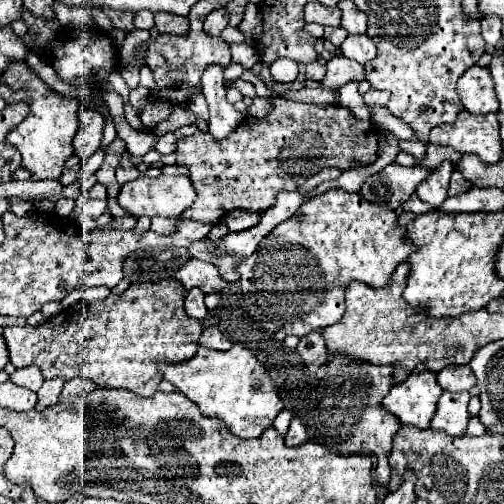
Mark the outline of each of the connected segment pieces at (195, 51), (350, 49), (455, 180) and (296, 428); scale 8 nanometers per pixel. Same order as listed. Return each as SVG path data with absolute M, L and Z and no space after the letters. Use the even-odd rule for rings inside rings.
M192 23L188 35L184 37L160 33L154 41L148 41L148 49L146 49L146 65L152 69L156 81L154 87L150 89L150 97L168 101L172 105L186 103L194 93L202 91L200 77L208 65L228 67L230 63L232 59L230 59L228 43L222 37L206 35L198 23Z
M348 35L342 43L342 55L364 65L376 57L376 45L368 39L368 35Z
M454 171L452 173L452 179L450 179L450 191L448 195L458 195L458 193L464 193L470 189L470 185L466 185L468 181L460 175L460 171Z
M292 419L292 423L290 423L290 429L288 429L288 433L286 433L286 445L288 447L296 447L296 445L300 445L300 443L304 443L308 439L308 433L306 433L306 427L300 423L300 419Z

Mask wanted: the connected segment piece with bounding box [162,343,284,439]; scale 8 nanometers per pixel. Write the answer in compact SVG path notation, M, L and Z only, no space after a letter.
M240 343L232 345L228 351L212 351L200 347L190 361L164 365L162 375L180 393L194 401L204 415L218 417L220 421L228 423L230 431L240 439L258 439L284 409L278 385L272 381L256 355Z

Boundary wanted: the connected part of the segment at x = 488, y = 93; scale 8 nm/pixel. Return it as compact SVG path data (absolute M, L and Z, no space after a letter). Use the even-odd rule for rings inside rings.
M470 67L458 83L458 95L462 99L462 105L472 111L474 115L484 113L496 113L498 111L498 99L494 91L494 83L490 77L490 71L486 67Z

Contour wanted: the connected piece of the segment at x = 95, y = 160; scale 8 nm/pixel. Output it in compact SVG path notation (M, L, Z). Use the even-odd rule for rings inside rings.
M98 149L90 159L88 159L88 163L78 171L78 175L80 175L80 179L86 179L86 177L92 177L98 169L100 169L100 165L102 165L102 159L104 159L104 151L102 149Z

